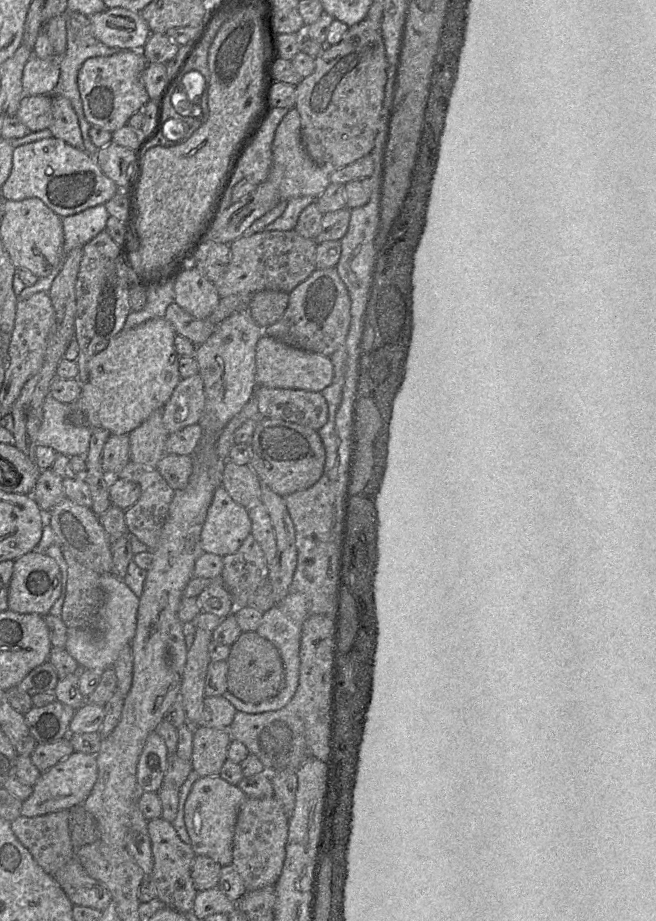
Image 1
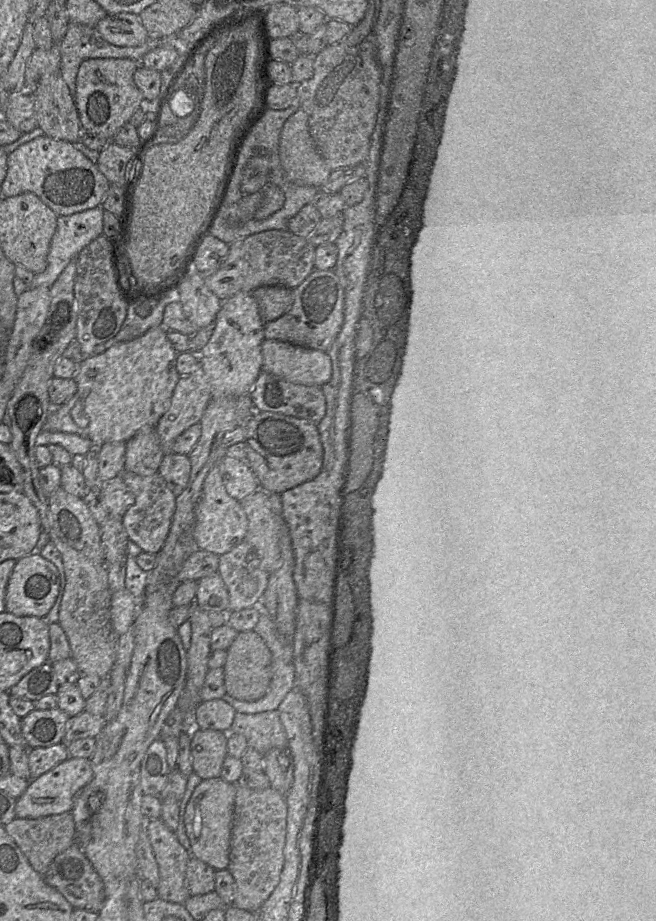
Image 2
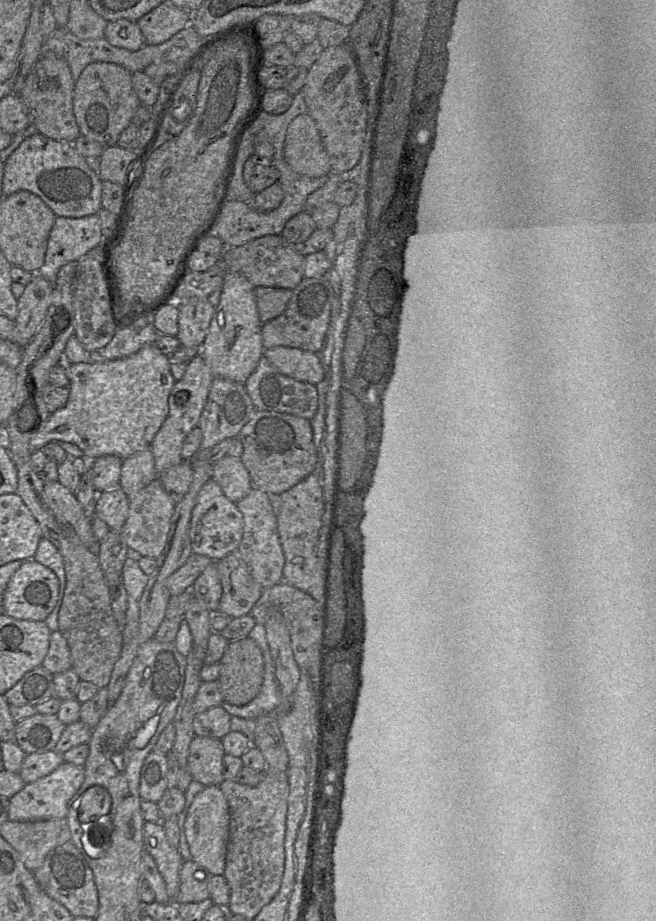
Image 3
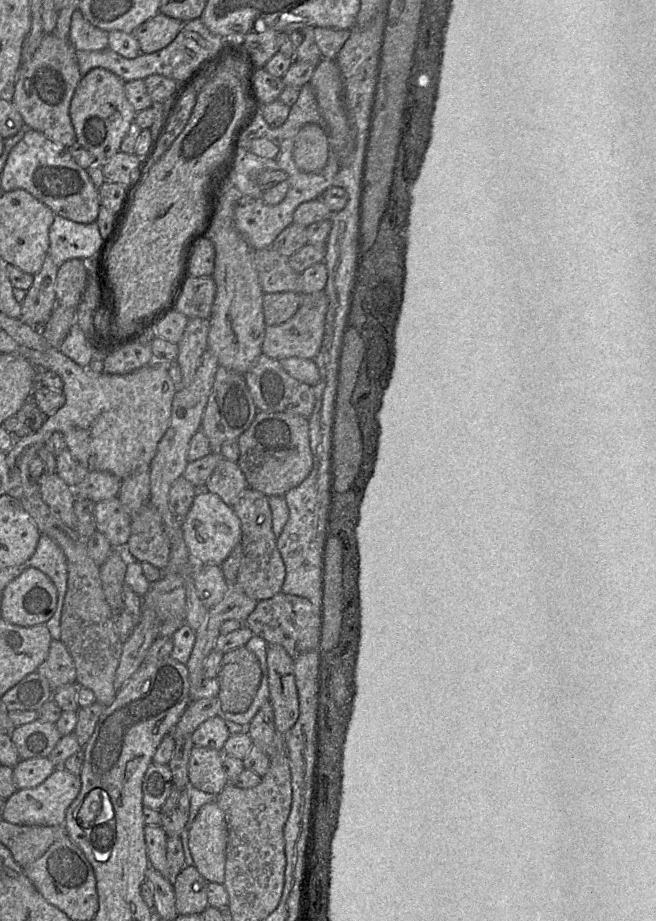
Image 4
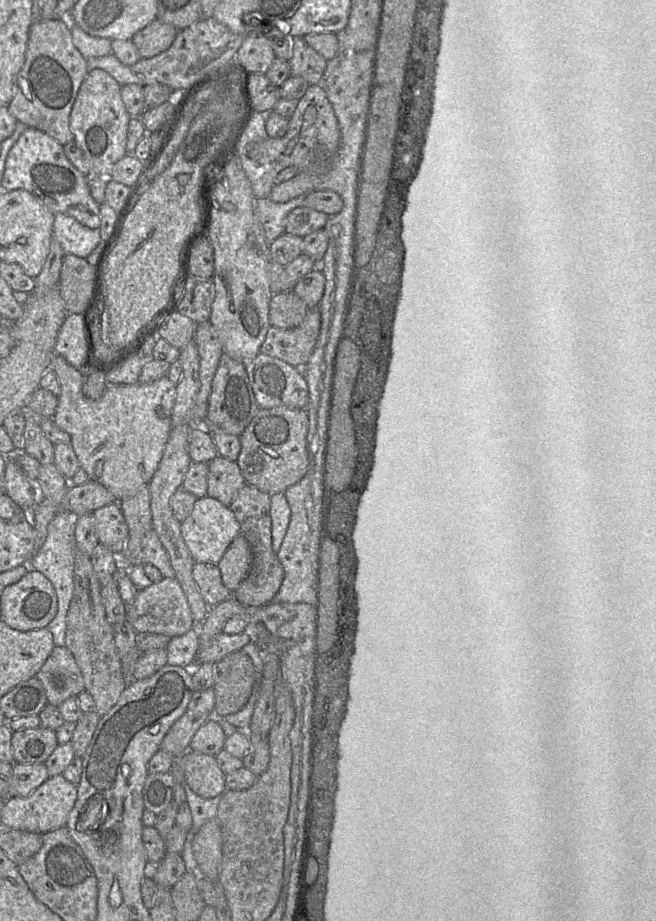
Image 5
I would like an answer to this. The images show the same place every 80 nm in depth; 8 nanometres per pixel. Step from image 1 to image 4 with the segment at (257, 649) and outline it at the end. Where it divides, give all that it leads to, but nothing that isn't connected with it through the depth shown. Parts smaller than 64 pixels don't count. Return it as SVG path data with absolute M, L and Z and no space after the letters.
M241 646L222 657L218 672L218 699L222 713L243 713L260 686L261 668L255 654Z

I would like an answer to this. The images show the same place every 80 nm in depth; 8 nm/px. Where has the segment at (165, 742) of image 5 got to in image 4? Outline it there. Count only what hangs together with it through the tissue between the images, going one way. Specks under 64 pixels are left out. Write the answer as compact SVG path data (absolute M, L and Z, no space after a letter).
M218 697L192 700L170 734L174 739L192 735L203 722L221 713Z

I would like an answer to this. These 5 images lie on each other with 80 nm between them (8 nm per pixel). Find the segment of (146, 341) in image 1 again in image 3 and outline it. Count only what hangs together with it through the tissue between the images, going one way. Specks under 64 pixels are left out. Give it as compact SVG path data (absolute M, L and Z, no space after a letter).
M146 344L136 353L121 359L94 363L65 361L70 390L68 400L63 407L52 412L42 428L32 436L30 450L43 449L44 445L52 441L70 442L83 451L83 457L93 461L105 455L115 455L124 460L143 449L150 448L154 436L169 413L168 399L176 382L170 365L171 359L155 344Z

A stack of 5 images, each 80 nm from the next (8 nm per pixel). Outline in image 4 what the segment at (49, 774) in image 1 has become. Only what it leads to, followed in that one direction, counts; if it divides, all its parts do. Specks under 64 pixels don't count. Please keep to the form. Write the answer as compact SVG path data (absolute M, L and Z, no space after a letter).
M64 768L56 770L40 785L17 790L5 801L3 820L16 825L57 826L64 825L66 812L79 794L80 776L74 775Z

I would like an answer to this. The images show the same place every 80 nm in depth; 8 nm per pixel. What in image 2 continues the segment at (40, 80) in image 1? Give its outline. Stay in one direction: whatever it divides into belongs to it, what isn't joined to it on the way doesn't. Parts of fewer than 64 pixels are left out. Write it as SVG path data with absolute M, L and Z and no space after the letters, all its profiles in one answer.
M57 43L49 49L36 48L27 63L24 90L21 93L33 94L43 74L60 72L60 61L61 56Z

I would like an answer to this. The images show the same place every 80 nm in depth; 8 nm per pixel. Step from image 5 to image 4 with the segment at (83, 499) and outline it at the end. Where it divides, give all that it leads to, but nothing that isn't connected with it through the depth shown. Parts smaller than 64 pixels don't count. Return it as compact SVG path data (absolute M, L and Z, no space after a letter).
M90 471L83 482L73 487L76 498L87 498L94 503L118 497L121 479L109 472Z

